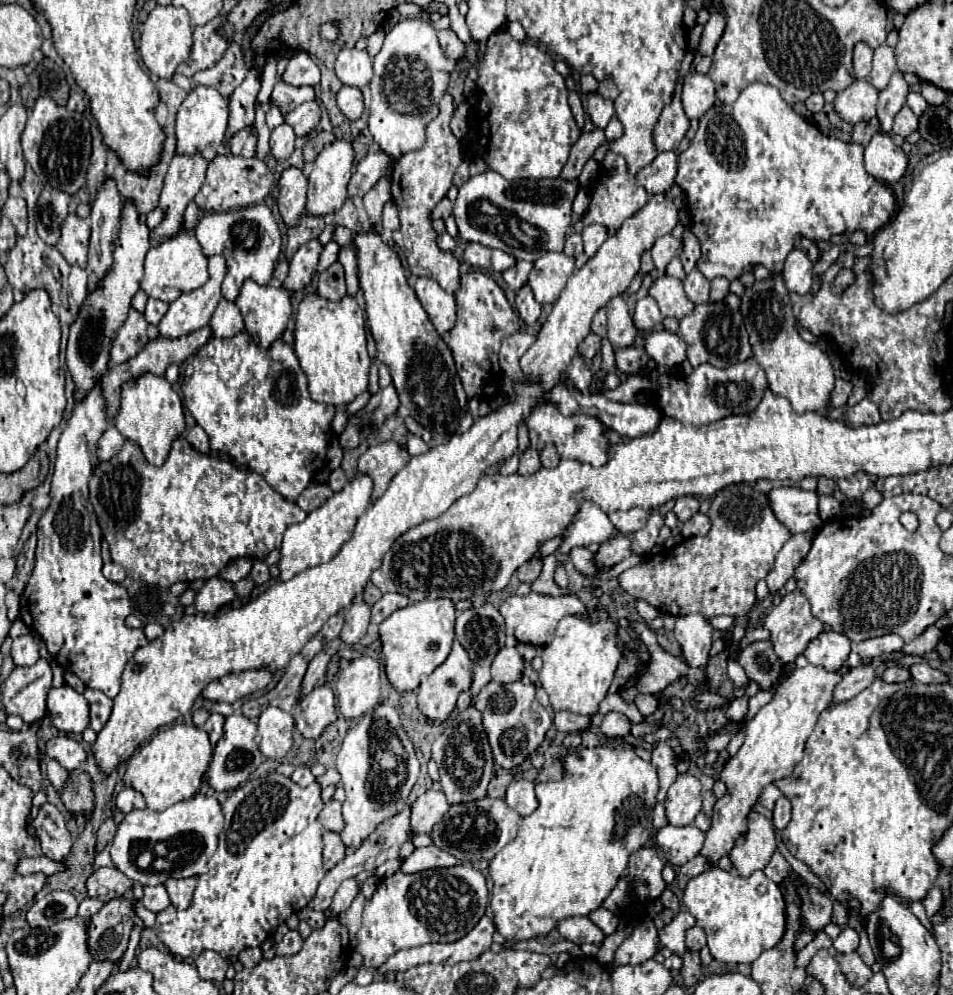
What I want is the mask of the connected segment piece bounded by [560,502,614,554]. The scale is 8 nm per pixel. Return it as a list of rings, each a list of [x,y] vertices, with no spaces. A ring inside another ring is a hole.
[[[584,502],[574,522],[564,530],[564,542],[560,546],[562,554],[568,554],[574,546],[588,546],[592,542],[606,542],[614,532],[608,516],[592,502]]]

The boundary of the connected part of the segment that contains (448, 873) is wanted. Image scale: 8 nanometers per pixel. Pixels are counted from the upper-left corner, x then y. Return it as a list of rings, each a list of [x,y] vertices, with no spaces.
[[[468,862],[450,868],[424,870],[418,874],[404,874],[398,870],[390,878],[380,880],[372,898],[366,900],[362,924],[356,934],[356,952],[362,954],[366,968],[378,968],[390,954],[396,954],[402,948],[414,948],[428,942],[456,942],[478,924],[478,920],[484,916],[486,904],[488,904],[486,878],[482,876],[480,870],[476,870]]]

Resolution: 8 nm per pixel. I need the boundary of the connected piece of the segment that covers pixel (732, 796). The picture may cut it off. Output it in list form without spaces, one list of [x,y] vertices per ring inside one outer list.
[[[812,664],[806,668],[794,668],[776,688],[772,702],[768,702],[752,720],[744,724],[746,740],[720,772],[720,780],[726,784],[726,794],[714,804],[712,824],[706,832],[704,848],[700,850],[710,864],[716,864],[744,840],[748,830],[748,814],[758,802],[762,790],[794,772],[796,764],[802,760],[804,744],[814,730],[818,714],[830,706],[834,686],[840,682],[840,678],[842,676],[838,672],[826,672],[824,668]]]

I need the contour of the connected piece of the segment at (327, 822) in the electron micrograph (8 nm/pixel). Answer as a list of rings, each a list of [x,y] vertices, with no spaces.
[[[330,800],[324,810],[318,814],[318,822],[326,828],[326,830],[332,830],[332,832],[340,832],[342,826],[344,826],[344,820],[342,820],[342,804],[338,800]]]

